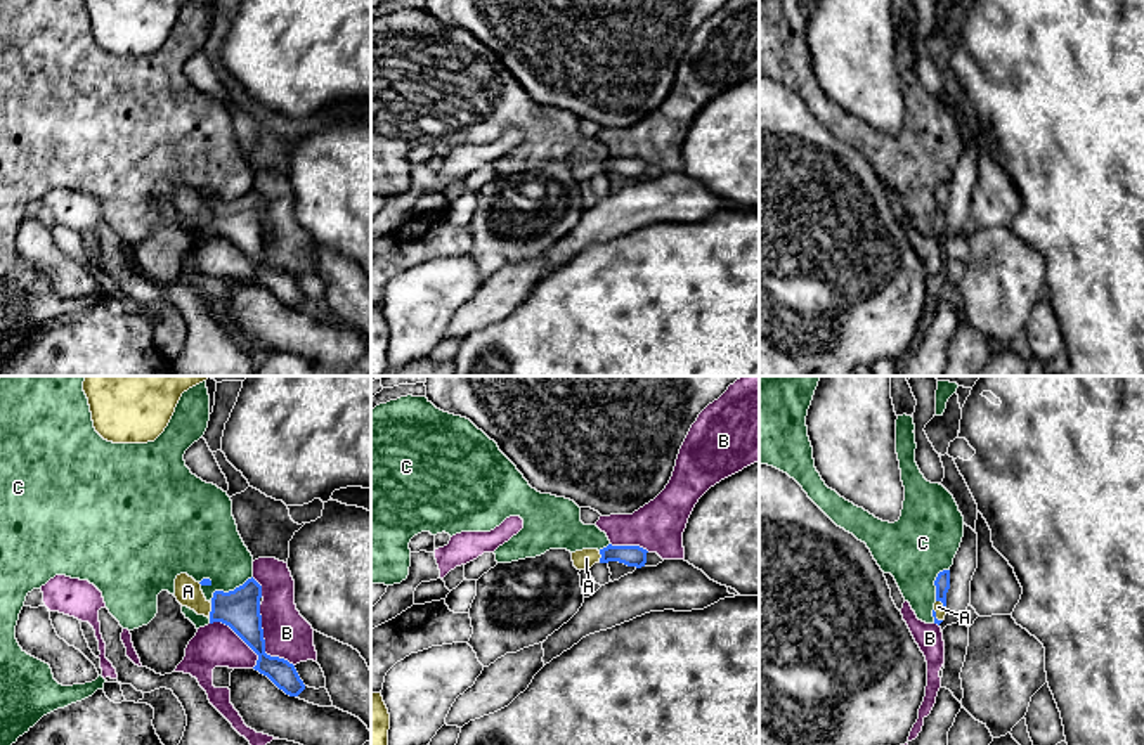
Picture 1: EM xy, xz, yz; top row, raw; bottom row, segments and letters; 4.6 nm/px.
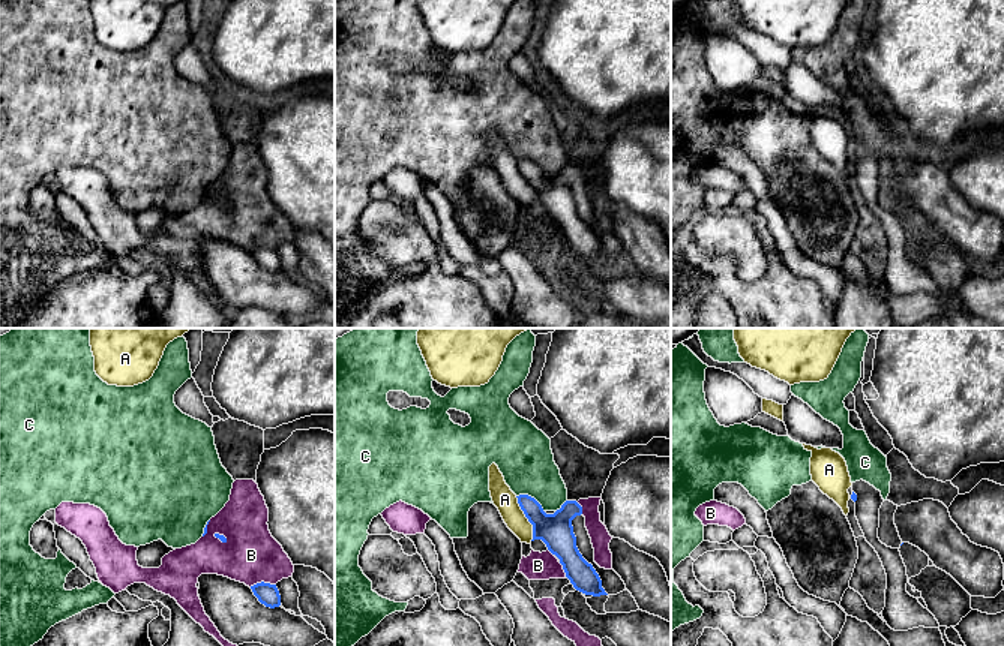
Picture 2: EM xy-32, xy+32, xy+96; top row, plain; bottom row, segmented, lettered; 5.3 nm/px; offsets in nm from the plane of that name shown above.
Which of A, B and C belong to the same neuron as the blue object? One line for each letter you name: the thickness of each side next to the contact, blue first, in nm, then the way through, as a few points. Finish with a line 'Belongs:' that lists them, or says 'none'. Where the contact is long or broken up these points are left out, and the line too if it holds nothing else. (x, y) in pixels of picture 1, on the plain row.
A: 190/120 nm | across xy (240, 220), (212, 222), (188, 203)
Belongs: A

